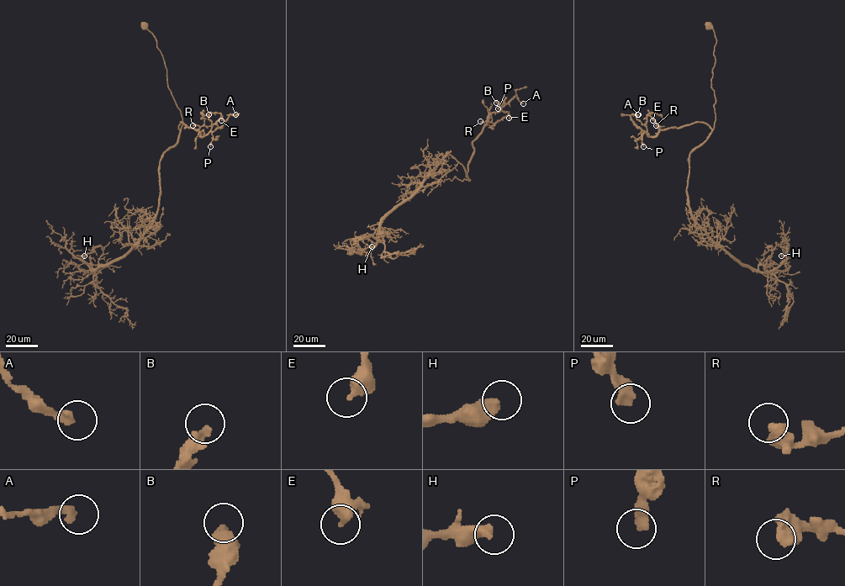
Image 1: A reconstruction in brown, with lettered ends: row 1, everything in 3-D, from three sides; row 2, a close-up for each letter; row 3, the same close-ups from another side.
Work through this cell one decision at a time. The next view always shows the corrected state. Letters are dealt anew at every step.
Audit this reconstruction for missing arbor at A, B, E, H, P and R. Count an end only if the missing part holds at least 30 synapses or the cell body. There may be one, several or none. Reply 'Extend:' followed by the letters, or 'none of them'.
Extend: A

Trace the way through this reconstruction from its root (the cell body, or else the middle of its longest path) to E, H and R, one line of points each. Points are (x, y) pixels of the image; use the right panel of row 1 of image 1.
E: (709, 24), (716, 39), (713, 129), (695, 122), (648, 136), (646, 116), (652, 120)
H: (709, 24), (716, 39), (715, 123), (690, 154), (687, 205), (736, 261), (768, 271), (787, 259), (781, 256)
R: (709, 24), (716, 39), (711, 79), (715, 97), (713, 129), (699, 122), (664, 129), (656, 125)

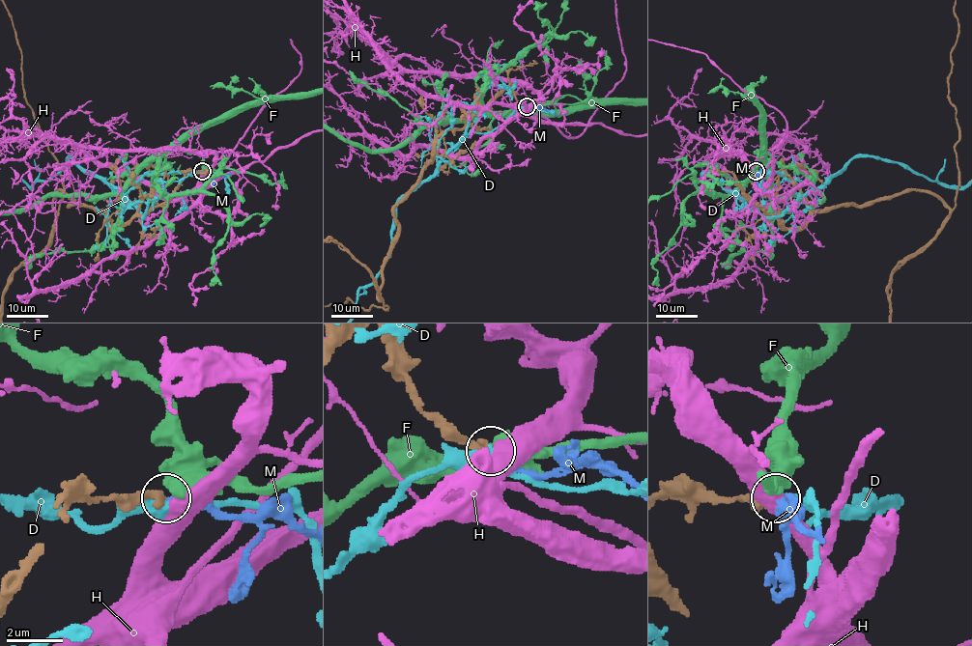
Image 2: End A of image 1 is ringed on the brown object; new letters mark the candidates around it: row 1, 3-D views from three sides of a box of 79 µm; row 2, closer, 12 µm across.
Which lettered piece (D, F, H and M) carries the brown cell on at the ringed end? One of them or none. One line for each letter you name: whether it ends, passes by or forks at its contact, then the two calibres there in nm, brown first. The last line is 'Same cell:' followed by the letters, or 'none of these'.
M: it ends there; 320 nm thick on the brown side, 300 nm on the other
Same cell: M

